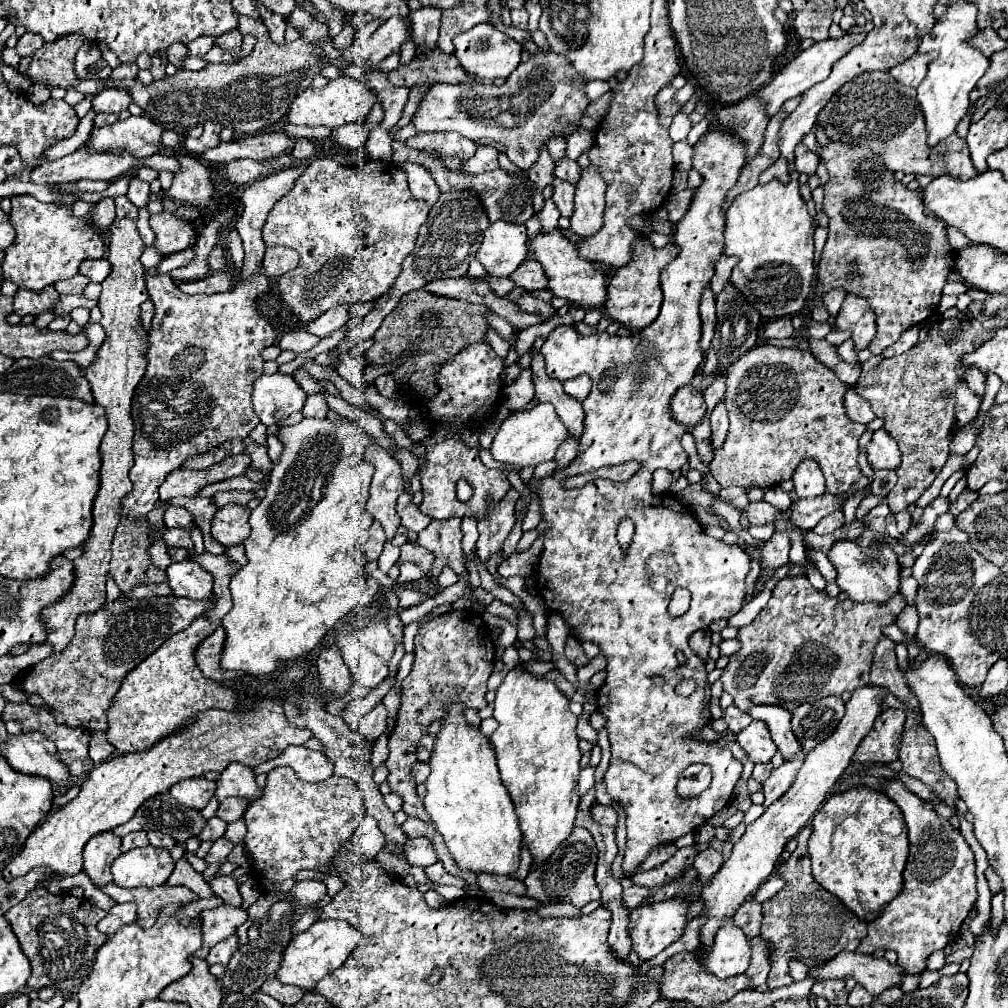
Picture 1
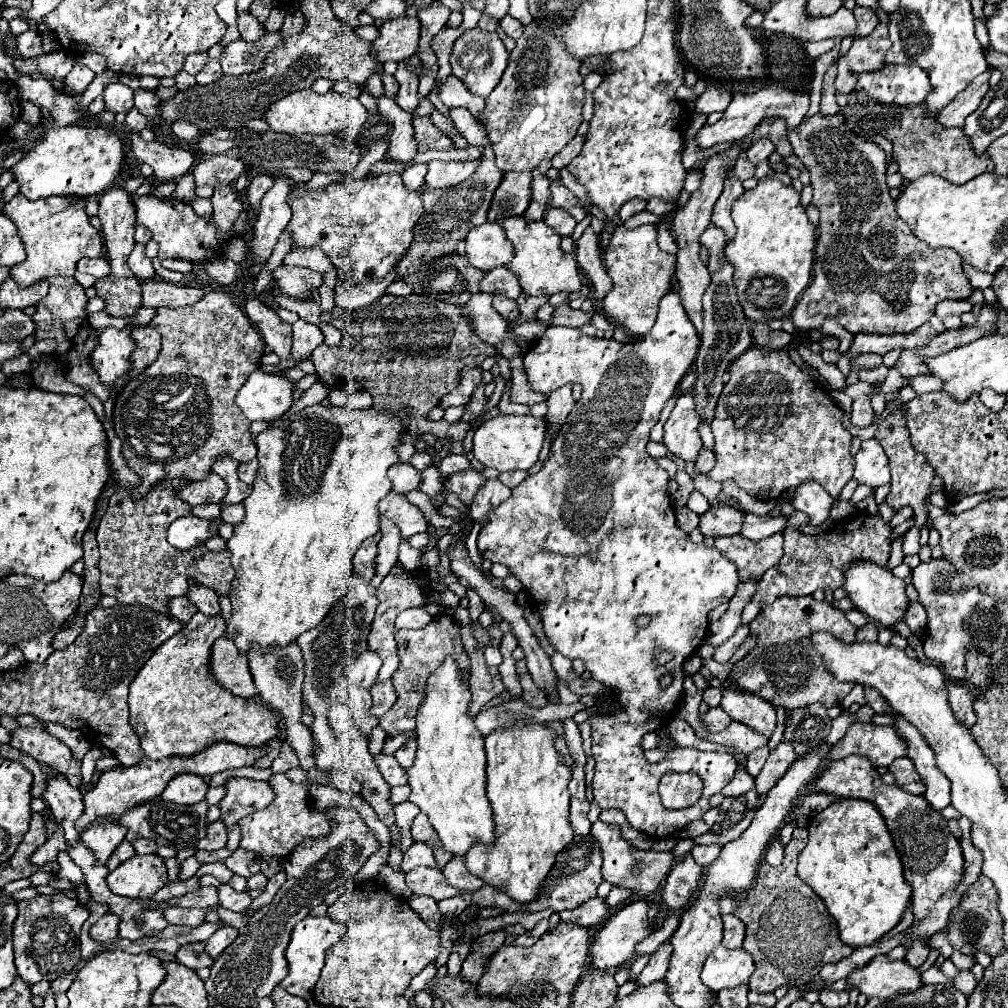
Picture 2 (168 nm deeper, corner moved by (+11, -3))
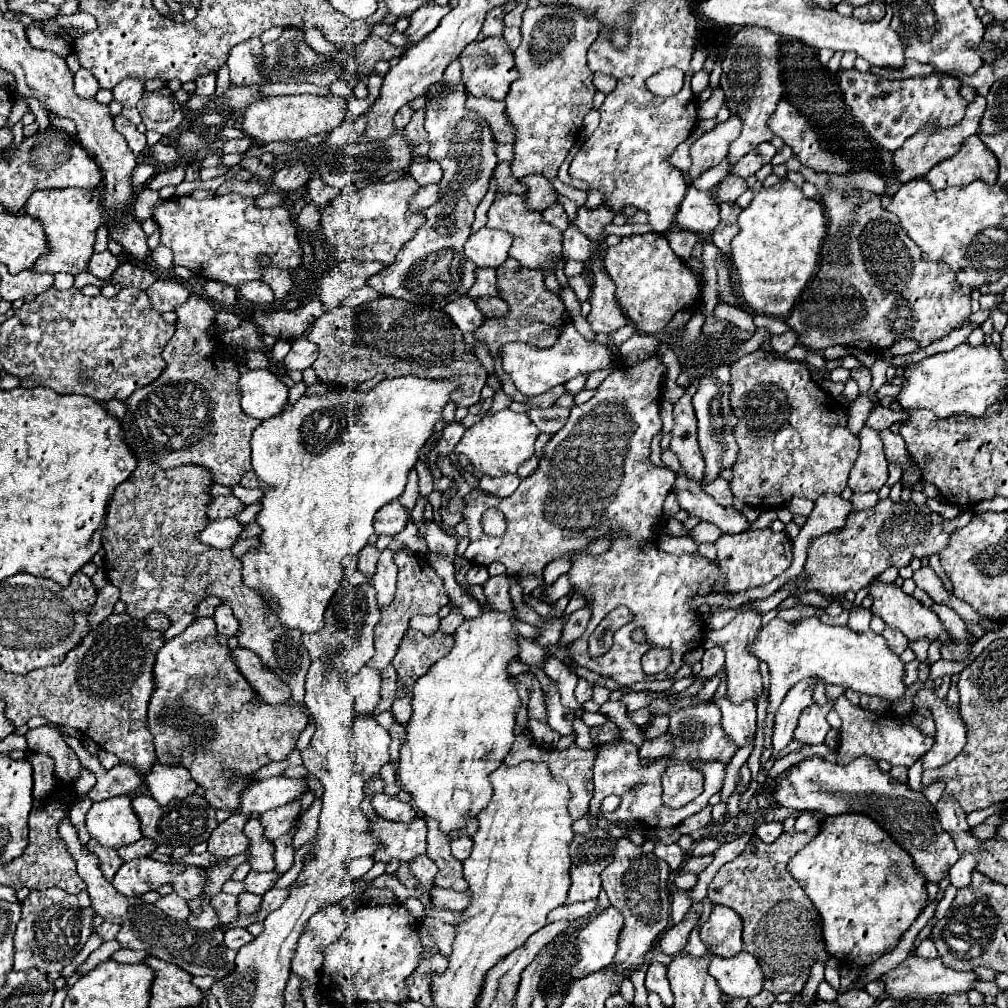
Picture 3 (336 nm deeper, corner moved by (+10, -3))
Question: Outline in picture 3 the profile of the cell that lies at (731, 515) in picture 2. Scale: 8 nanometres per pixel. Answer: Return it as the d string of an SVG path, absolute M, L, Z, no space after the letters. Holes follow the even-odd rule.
M702 521L702 523L698 523L698 525L692 529L692 539L694 539L698 545L700 545L700 543L714 543L720 535L722 535L722 531L720 531L716 525L708 523L708 521Z

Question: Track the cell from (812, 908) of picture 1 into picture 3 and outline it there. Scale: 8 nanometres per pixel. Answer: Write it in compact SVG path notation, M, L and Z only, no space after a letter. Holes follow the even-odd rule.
M820 827L808 831L784 831L774 843L752 837L744 853L718 869L708 885L708 897L714 905L722 903L734 909L744 921L744 951L750 953L764 969L764 989L778 993L800 993L808 981L810 967L816 961L828 961L824 939L820 937L820 915L804 889L786 875L786 863L816 835ZM774 949L776 961L774 963Z

